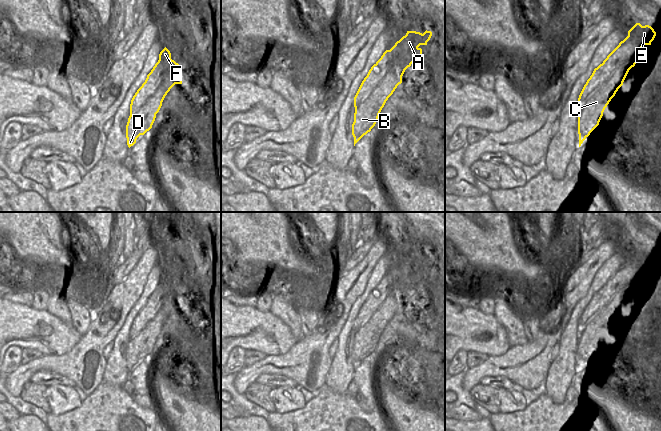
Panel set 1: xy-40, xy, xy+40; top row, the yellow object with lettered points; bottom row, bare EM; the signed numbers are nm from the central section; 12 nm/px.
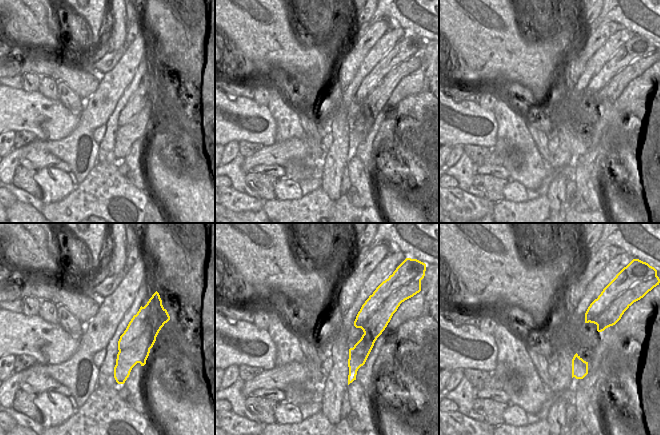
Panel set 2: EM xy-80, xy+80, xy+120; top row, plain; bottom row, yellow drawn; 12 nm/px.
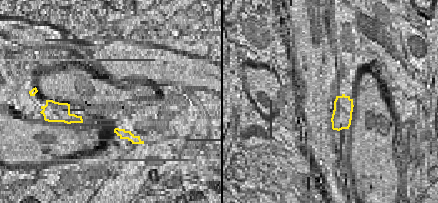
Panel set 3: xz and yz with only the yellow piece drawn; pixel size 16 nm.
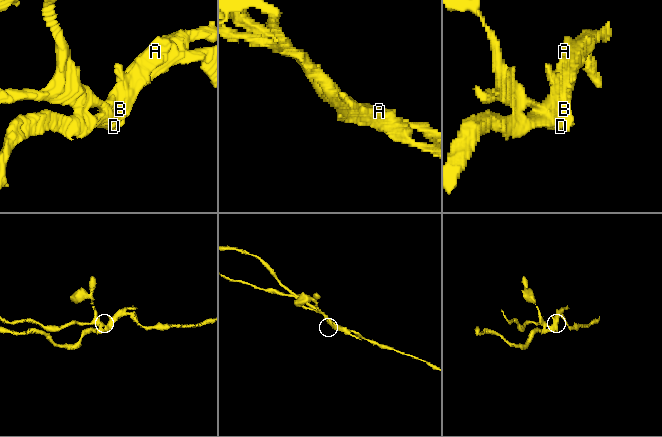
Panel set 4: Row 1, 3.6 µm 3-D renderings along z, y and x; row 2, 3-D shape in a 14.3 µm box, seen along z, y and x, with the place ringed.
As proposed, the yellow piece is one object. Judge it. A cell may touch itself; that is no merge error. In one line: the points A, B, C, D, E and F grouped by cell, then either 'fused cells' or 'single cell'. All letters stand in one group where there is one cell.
A E F / B C D; fused cells

